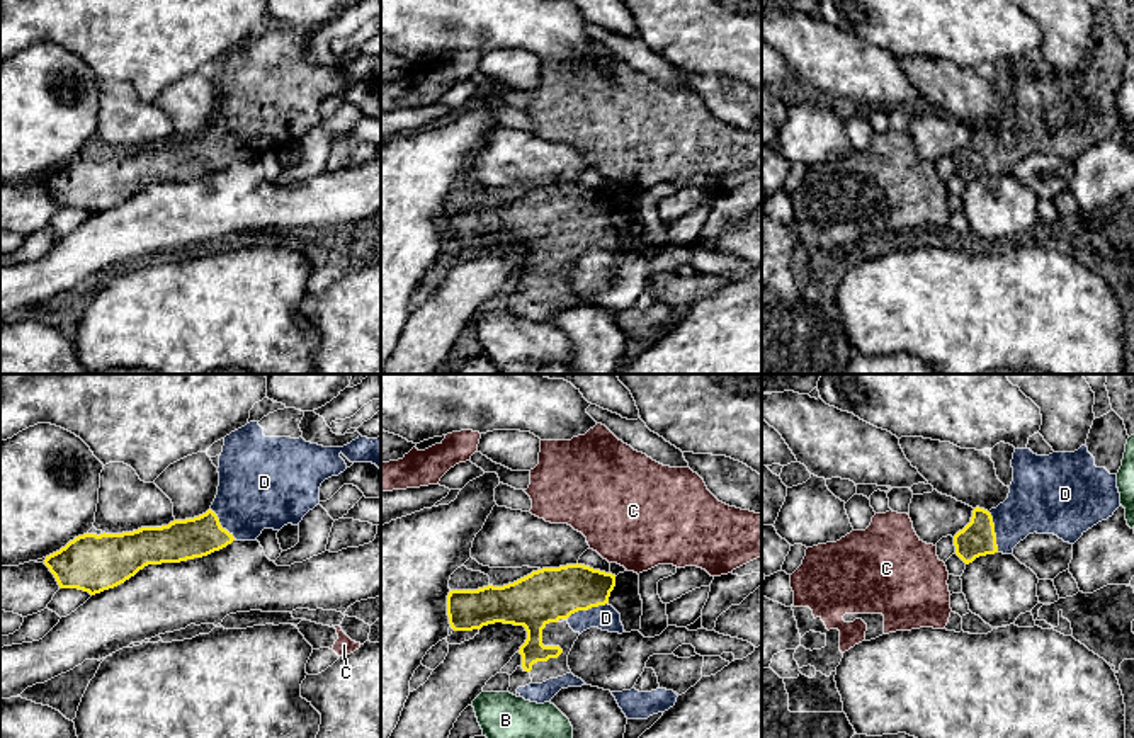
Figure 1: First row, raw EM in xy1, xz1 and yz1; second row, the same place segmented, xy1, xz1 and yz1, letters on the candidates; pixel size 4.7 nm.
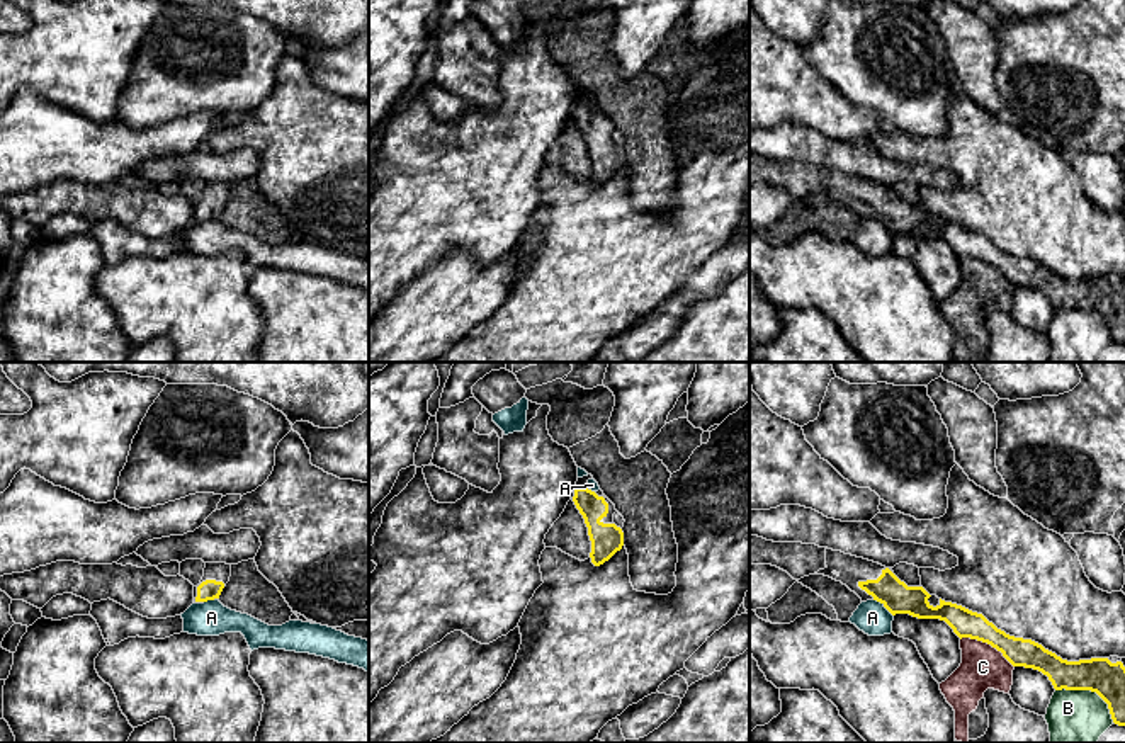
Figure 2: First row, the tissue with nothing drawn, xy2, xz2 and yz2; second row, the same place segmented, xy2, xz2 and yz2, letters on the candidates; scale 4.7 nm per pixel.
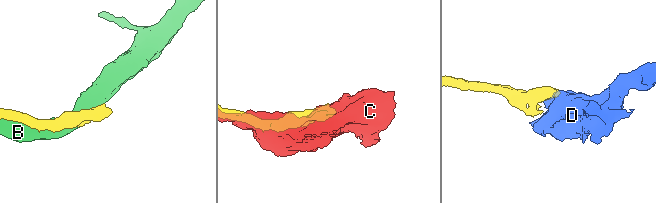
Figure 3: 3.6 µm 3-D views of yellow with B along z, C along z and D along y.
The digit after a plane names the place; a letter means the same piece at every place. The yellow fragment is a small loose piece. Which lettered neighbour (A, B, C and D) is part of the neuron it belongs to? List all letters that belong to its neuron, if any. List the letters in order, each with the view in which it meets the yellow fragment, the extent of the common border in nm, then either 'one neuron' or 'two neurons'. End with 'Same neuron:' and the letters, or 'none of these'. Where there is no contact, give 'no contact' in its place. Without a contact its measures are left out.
A: meets yellow in yz2; contact 130 nm long; two neurons
B: meets yellow in yz2; contact 320 nm long; two neurons
C: meets yellow in yz2; contact 300 nm long; two neurons
D: meets yellow in xz1; contact 220 nm long; one neuron
Same neuron: D

